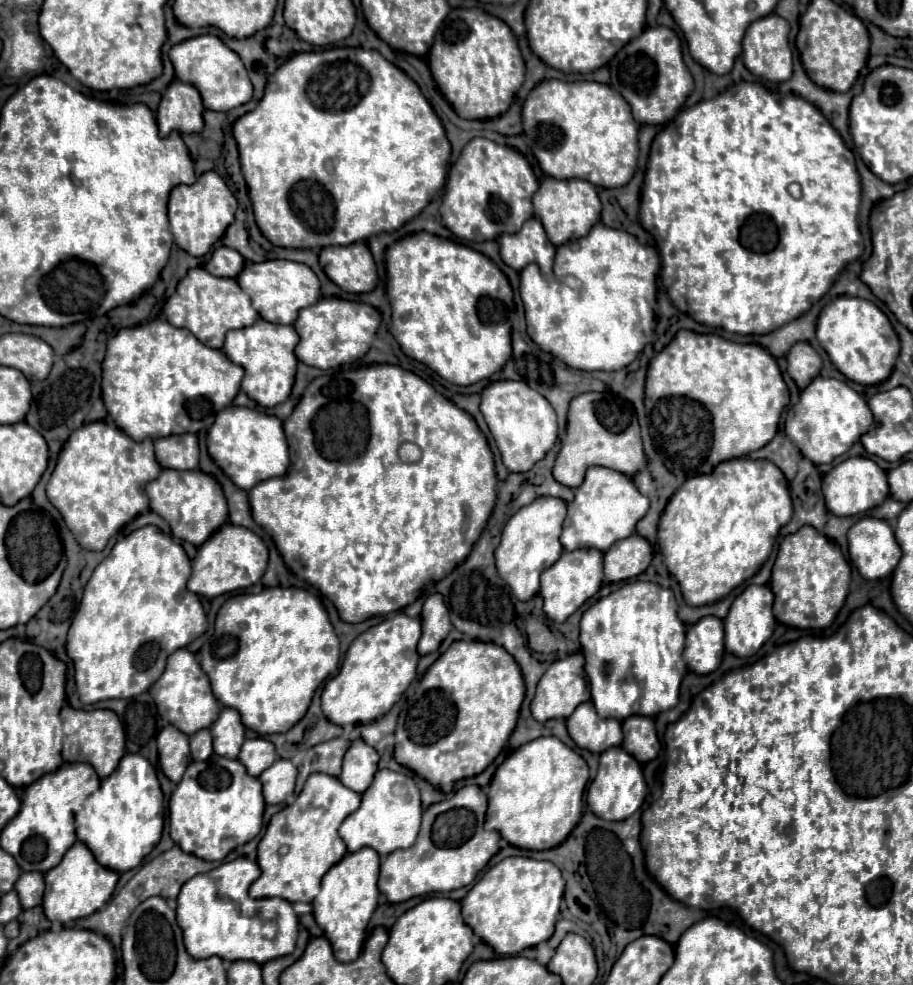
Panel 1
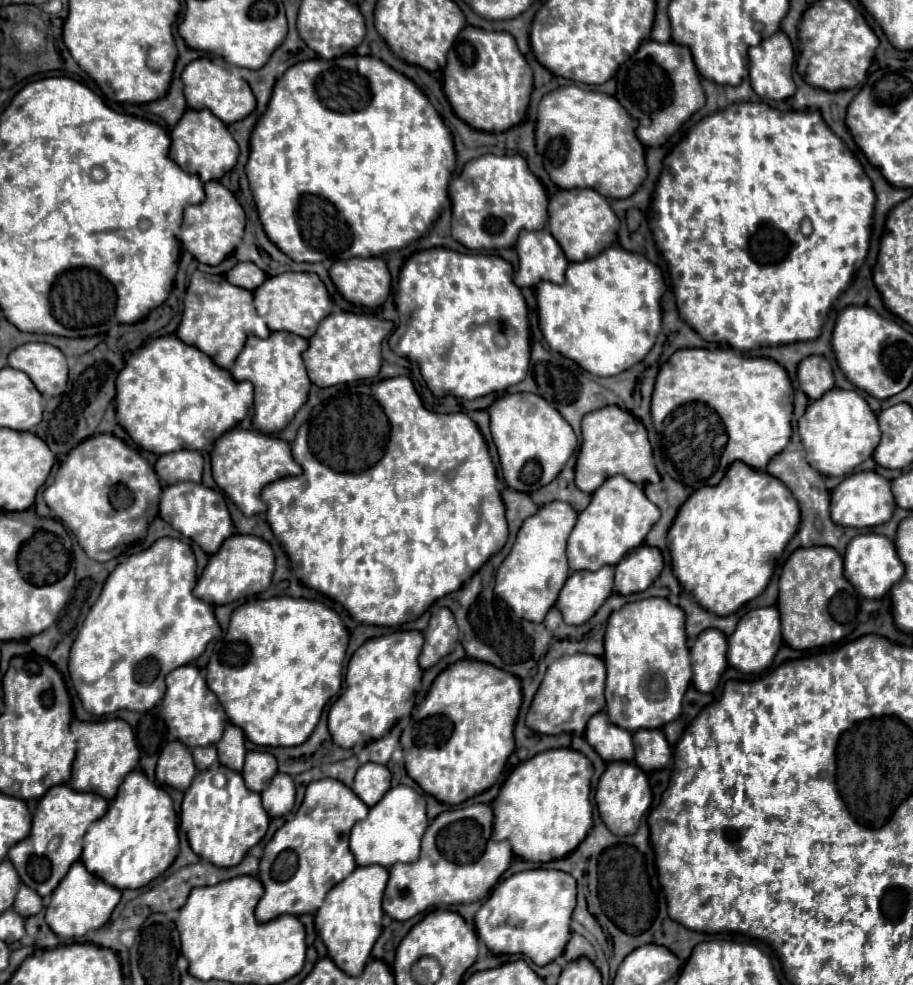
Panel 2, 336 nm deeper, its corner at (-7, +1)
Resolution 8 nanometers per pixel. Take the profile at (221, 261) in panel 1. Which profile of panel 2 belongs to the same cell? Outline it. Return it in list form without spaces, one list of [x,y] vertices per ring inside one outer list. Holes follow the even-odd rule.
[[[239,262],[235,264],[227,274],[225,278],[235,284],[235,286],[241,286],[245,290],[255,290],[257,286],[263,284],[263,280],[267,278],[265,272],[261,268],[257,268],[253,262]]]

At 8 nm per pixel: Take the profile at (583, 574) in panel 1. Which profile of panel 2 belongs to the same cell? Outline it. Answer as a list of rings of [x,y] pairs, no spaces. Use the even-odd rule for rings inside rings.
[[[603,566],[597,572],[571,572],[555,606],[561,610],[567,624],[583,624],[595,614],[611,592],[613,566]]]

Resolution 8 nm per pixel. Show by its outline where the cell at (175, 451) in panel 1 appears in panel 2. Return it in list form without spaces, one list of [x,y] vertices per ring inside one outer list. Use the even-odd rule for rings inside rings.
[[[177,450],[163,454],[155,462],[155,472],[165,484],[175,484],[181,480],[201,482],[203,456],[195,450]]]

